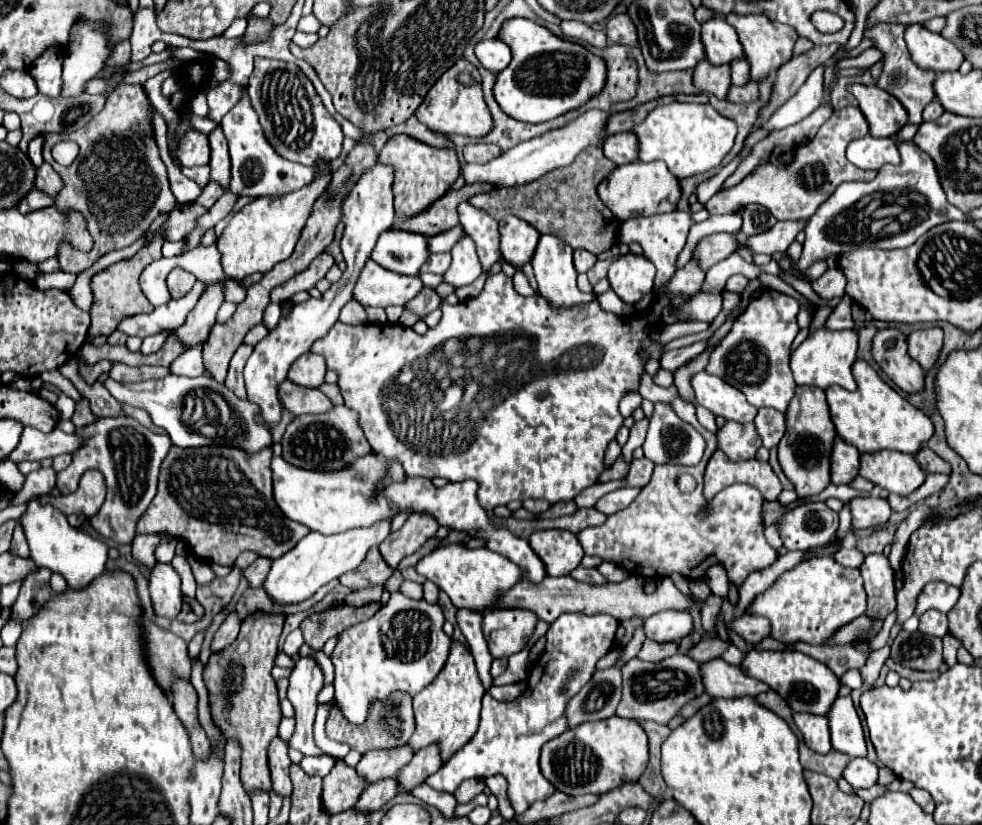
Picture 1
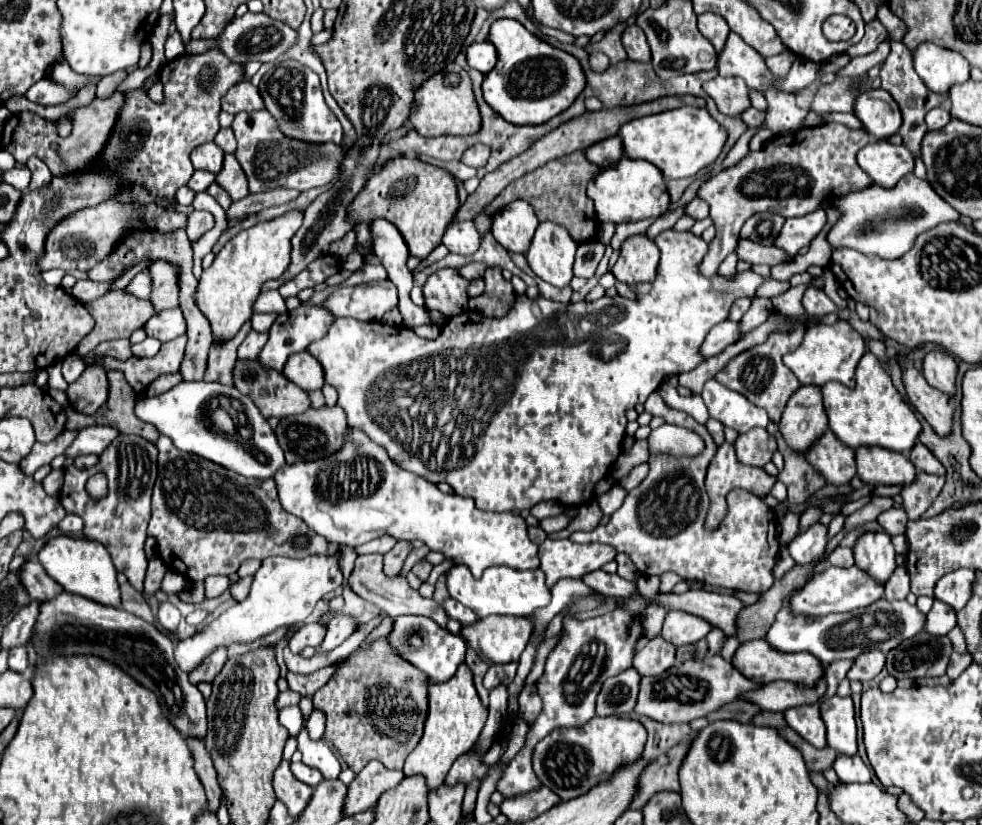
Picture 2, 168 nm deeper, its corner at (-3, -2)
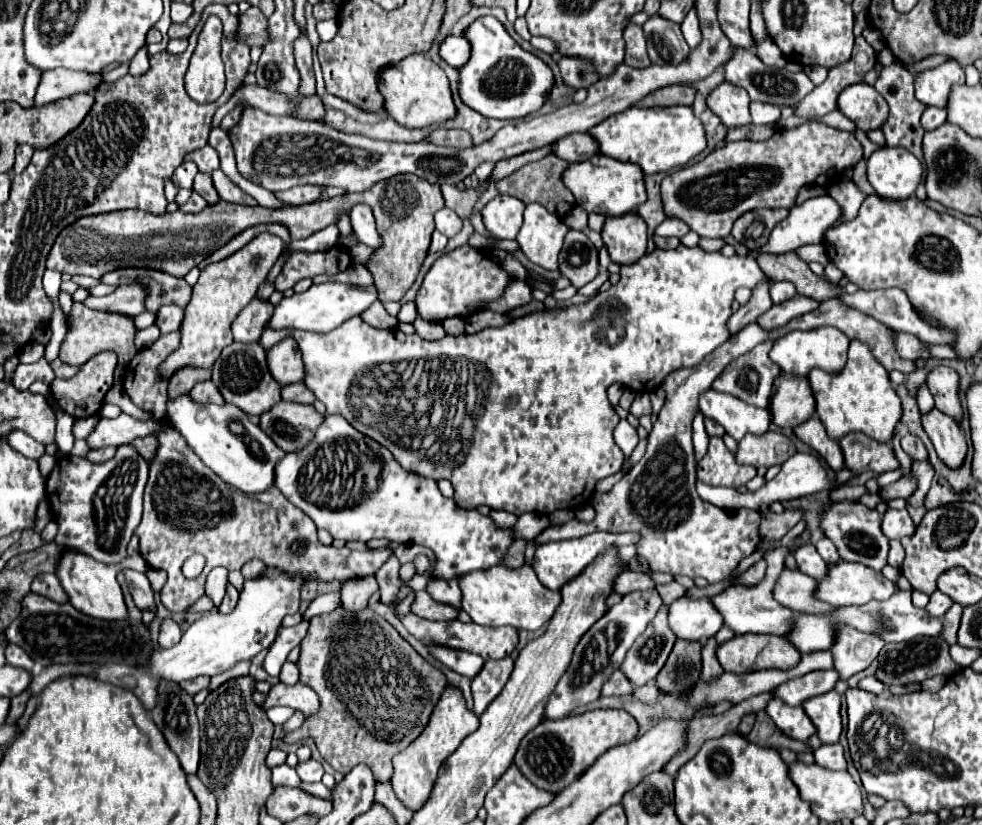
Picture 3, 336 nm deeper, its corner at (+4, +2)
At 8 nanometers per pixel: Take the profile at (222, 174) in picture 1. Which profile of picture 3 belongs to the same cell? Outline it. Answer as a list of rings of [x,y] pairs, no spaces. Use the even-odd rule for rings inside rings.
[[[221,168],[213,172],[213,184],[215,184],[215,190],[219,192],[219,196],[221,196],[223,200],[227,200],[227,202],[247,204],[247,206],[255,206],[255,204],[257,204],[249,194],[245,194],[237,184],[233,184],[233,182],[225,176],[225,172],[223,172]]]

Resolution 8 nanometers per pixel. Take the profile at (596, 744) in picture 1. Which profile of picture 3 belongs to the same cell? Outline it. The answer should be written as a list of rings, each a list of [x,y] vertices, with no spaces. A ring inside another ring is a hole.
[[[593,710],[563,720],[545,720],[519,744],[515,764],[537,788],[559,794],[571,786],[609,748],[627,744],[637,736],[637,722],[625,710]]]

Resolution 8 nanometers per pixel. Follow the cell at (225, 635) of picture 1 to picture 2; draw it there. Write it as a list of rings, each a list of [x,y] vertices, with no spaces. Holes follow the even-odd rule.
[[[216,650],[214,654],[210,654],[210,658],[206,658],[206,662],[202,662],[202,666],[198,666],[198,670],[194,670],[194,674],[190,674],[190,682],[194,686],[198,686],[200,682],[212,682],[218,670],[222,670],[224,662],[226,662],[226,650]]]

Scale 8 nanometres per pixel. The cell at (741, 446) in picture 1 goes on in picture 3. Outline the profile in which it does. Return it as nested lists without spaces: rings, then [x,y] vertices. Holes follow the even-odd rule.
[[[769,430],[761,436],[745,434],[739,440],[739,448],[735,452],[735,458],[739,464],[769,468],[773,464],[783,464],[793,454],[795,454],[793,442],[789,438],[785,438],[781,432]]]

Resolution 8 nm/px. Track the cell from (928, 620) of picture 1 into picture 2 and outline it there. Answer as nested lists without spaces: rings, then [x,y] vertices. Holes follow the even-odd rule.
[[[934,600],[934,606],[926,618],[926,632],[930,634],[946,636],[956,626],[956,612],[940,600]]]

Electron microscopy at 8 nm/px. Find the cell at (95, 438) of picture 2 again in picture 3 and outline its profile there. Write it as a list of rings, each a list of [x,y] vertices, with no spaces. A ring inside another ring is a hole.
[[[119,414],[117,418],[99,418],[93,432],[85,438],[89,448],[103,448],[103,446],[121,446],[133,442],[139,436],[151,436],[157,428],[165,428],[165,422],[141,422],[131,418],[129,414]]]

